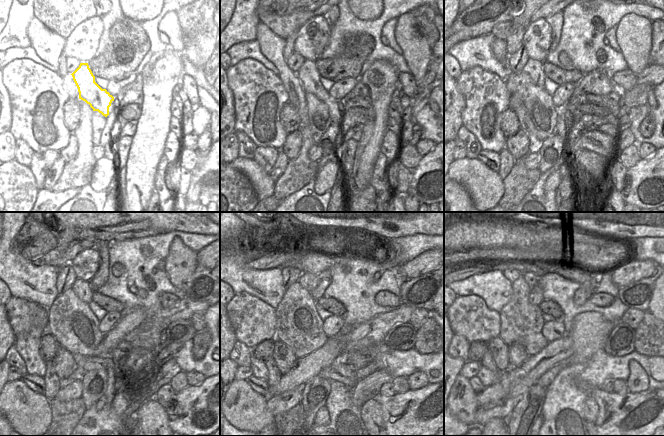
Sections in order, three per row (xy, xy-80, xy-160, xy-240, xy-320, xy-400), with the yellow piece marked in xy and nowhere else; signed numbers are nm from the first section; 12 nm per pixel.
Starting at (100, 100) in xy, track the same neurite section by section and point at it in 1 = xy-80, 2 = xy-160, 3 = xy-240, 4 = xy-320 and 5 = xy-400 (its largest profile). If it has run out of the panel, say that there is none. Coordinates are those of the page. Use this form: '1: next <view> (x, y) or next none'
1: next xy-80 (308, 75)
2: next xy-160 (533, 68)
3: next xy-240 (82, 289)
4: next xy-320 (305, 280)
5: next xy-400 (530, 278)

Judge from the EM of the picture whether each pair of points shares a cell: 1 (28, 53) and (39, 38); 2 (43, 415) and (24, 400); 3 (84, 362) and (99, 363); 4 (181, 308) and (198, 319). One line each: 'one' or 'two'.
1: two
2: one
3: one
4: two

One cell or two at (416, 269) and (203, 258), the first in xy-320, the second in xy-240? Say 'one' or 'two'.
one

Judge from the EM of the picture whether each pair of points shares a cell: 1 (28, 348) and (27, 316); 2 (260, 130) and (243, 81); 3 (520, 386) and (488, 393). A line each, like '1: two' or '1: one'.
1: one
2: one
3: two

